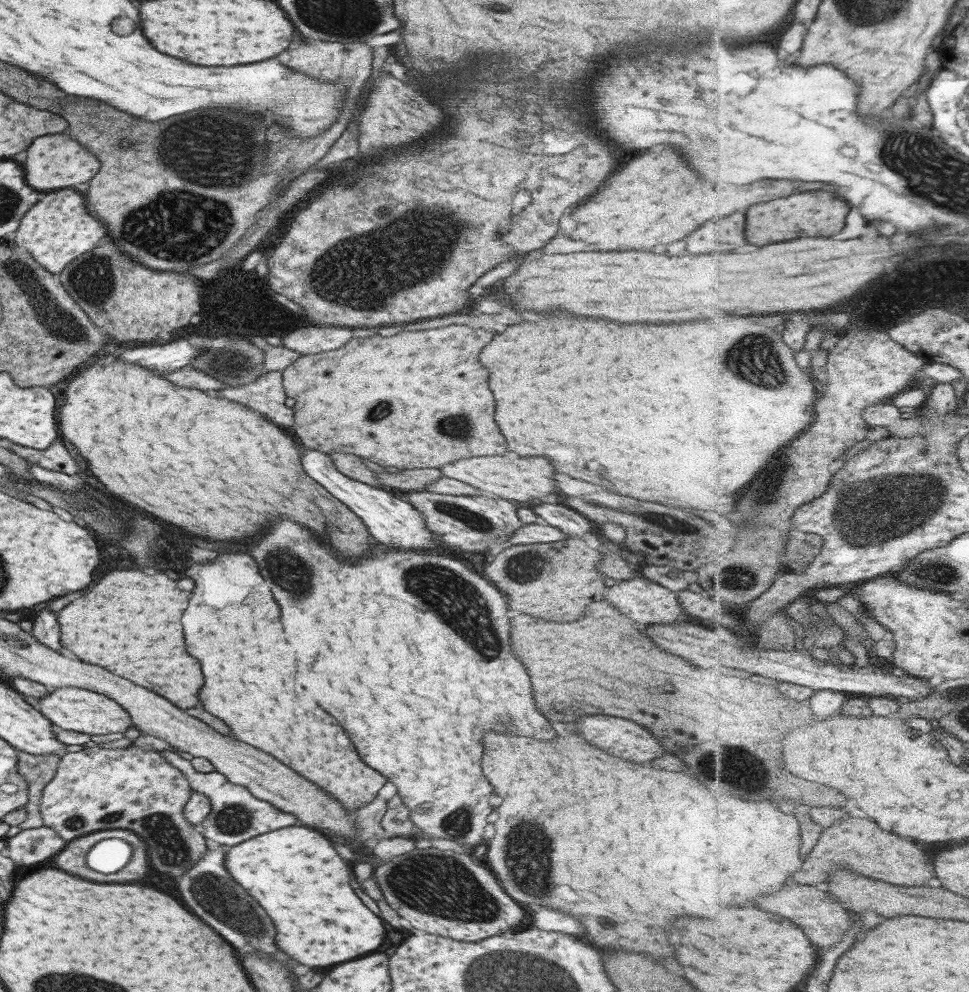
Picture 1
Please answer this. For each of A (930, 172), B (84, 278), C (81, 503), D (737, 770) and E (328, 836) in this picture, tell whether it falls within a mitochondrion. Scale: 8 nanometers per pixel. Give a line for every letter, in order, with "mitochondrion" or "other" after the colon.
A: mitochondrion
B: mitochondrion
C: mitochondrion
D: mitochondrion
E: other

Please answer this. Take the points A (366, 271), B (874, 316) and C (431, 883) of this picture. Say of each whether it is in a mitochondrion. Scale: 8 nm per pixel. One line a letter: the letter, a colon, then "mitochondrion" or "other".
A: mitochondrion
B: other
C: mitochondrion

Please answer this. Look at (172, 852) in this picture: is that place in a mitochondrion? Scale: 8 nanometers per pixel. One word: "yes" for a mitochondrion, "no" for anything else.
yes

